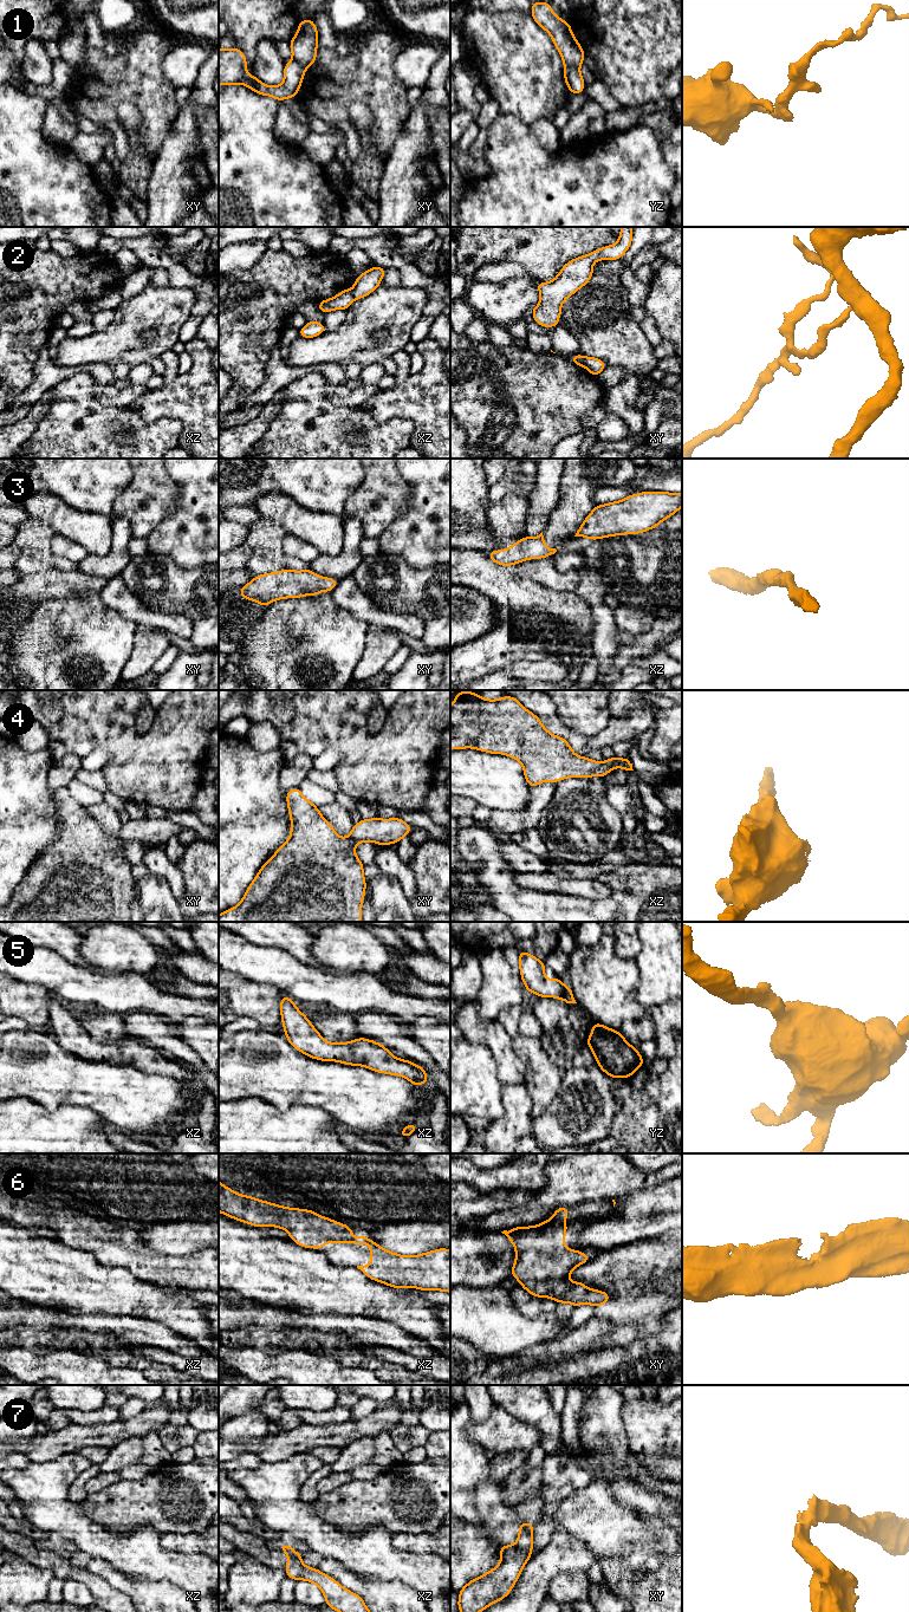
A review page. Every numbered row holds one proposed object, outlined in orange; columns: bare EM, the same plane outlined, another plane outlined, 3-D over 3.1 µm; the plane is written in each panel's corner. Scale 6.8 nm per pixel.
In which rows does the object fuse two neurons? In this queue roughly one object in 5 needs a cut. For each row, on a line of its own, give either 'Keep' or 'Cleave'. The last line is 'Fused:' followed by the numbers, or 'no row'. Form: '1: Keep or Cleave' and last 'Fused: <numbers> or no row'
1: Cleave
2: Cleave
3: Keep
4: Keep
5: Keep
6: Keep
7: Cleave
Fused: 1, 2, 7

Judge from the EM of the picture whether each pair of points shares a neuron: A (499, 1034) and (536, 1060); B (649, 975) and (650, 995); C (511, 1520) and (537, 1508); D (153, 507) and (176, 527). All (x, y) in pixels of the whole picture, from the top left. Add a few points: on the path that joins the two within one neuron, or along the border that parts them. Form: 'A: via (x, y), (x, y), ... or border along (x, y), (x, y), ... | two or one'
A: border along (512, 1039), (514, 1053), (526, 1068) | two
B: via (650, 980), (650, 990) | one
C: border along (513, 1506), (519, 1515) | two
D: border along (177, 493), (174, 500), (174, 508), (147, 538) | two

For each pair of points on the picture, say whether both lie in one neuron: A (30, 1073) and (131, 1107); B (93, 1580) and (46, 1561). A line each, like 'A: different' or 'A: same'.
A: same
B: same

